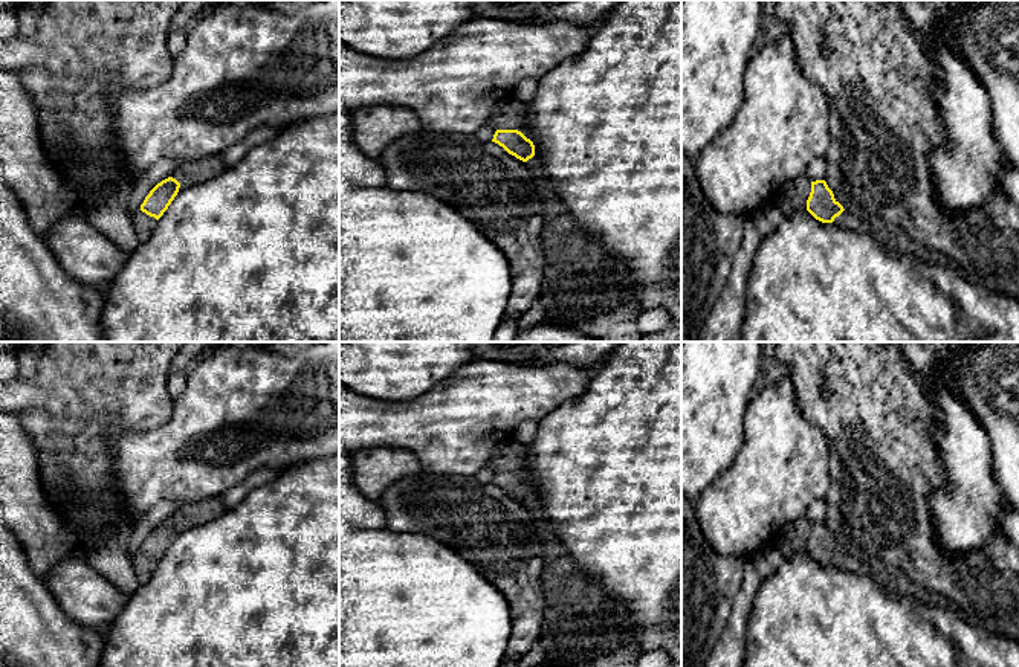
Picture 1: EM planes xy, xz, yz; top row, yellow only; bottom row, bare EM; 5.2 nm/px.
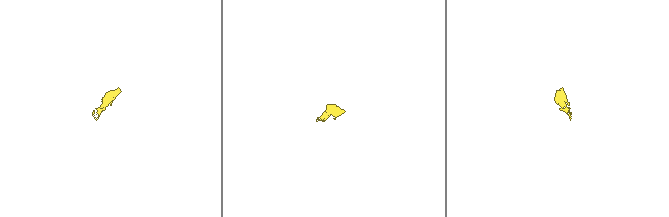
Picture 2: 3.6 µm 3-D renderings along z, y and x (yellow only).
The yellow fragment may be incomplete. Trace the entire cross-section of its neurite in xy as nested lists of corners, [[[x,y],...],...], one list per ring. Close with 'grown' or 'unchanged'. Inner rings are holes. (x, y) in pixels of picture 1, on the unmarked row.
[[[179,517],[168,519],[157,525],[145,539],[141,553],[133,559],[133,571],[139,586],[151,578],[157,562],[177,537],[180,527]]]; grown

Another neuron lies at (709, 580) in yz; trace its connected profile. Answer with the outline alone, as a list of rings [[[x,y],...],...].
[[[681,495],[681,667],[704,667],[742,586],[742,557],[723,556],[706,539],[695,505]]]

